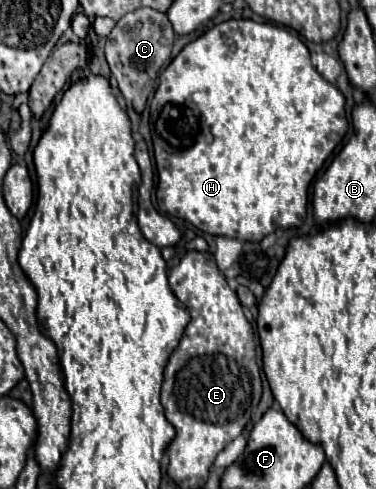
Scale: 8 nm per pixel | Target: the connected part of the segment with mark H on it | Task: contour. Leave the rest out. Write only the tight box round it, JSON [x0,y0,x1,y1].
[150,19,348,241]

